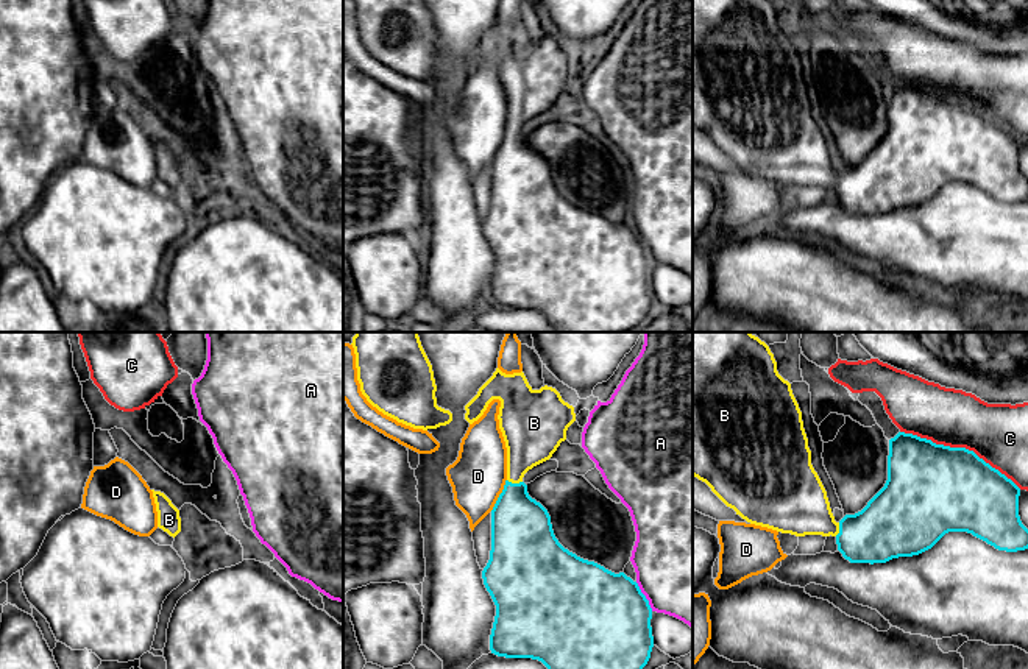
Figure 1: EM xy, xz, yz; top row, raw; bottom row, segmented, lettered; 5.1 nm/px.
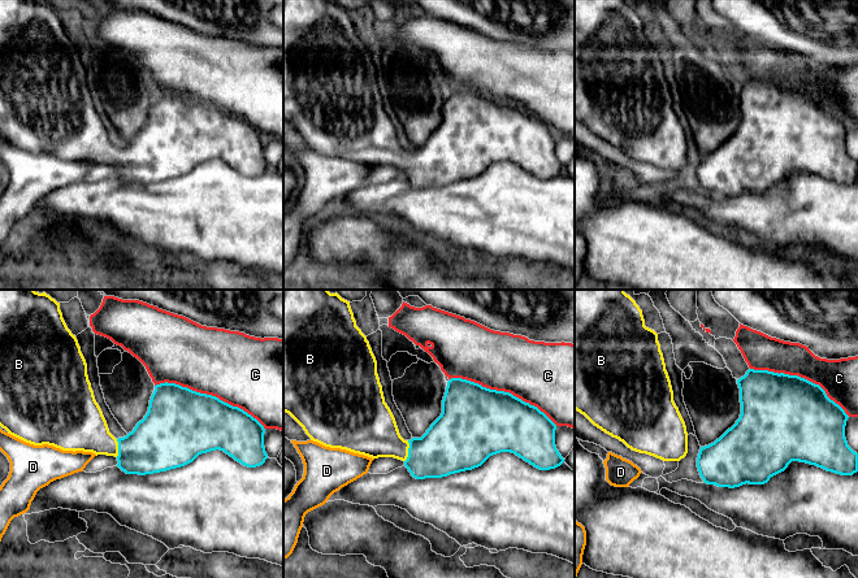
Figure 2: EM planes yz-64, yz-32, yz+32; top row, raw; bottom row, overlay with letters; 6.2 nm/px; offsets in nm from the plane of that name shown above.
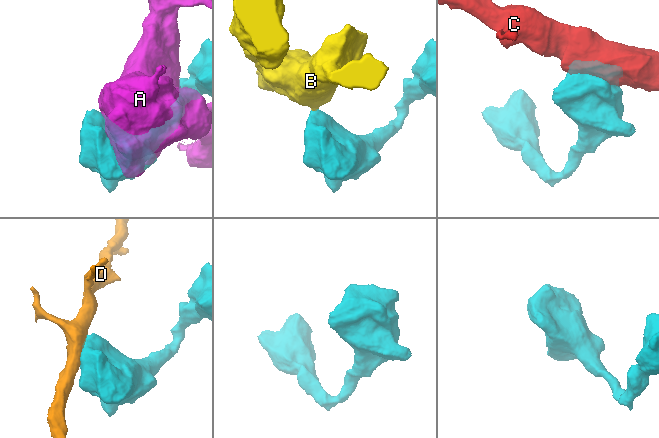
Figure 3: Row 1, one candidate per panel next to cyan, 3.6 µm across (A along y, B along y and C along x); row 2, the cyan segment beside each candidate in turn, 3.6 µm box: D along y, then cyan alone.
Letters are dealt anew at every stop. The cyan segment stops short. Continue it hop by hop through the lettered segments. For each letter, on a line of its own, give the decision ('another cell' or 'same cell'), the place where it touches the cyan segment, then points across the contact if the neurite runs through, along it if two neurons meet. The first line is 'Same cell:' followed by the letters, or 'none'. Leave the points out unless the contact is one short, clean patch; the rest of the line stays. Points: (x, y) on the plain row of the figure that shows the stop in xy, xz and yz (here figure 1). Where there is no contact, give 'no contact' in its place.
Same cell: B
A: another cell | xz (645, 247)
B: same cell | xz (515, 134) | across xz (521, 181), (515, 167), (515, 134), (517, 116), (531, 89)
C: another cell | yz (961, 99)
D: another cell | xz (499, 145) | along xz (506, 130), (504, 139), (490, 161)

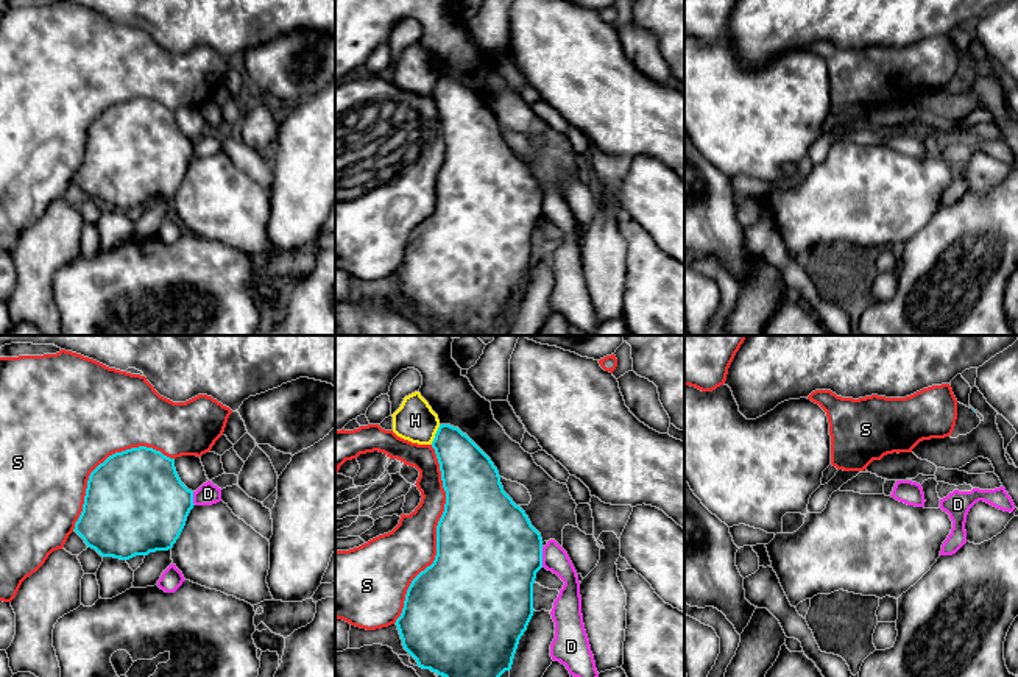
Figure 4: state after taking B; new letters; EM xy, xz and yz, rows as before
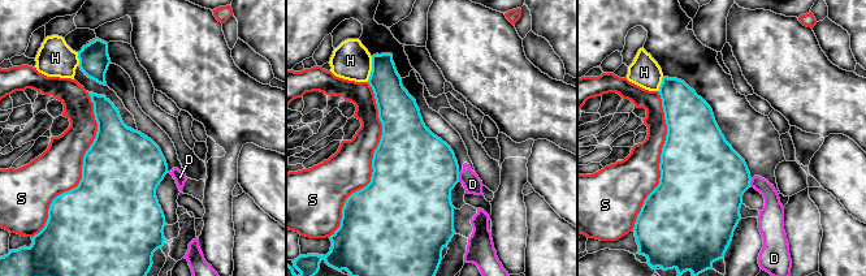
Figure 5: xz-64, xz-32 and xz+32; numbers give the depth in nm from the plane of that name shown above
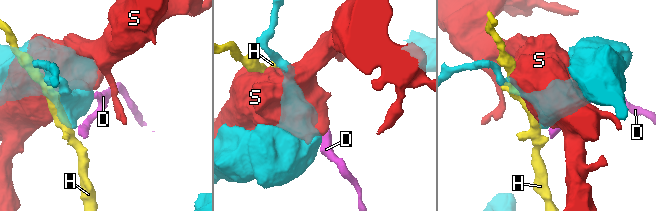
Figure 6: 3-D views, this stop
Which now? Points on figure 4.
Same cell: none
D: another cell | xz (541, 208)
H: another cell | xz (435, 85)
S: another cell | xz (437, 186)

